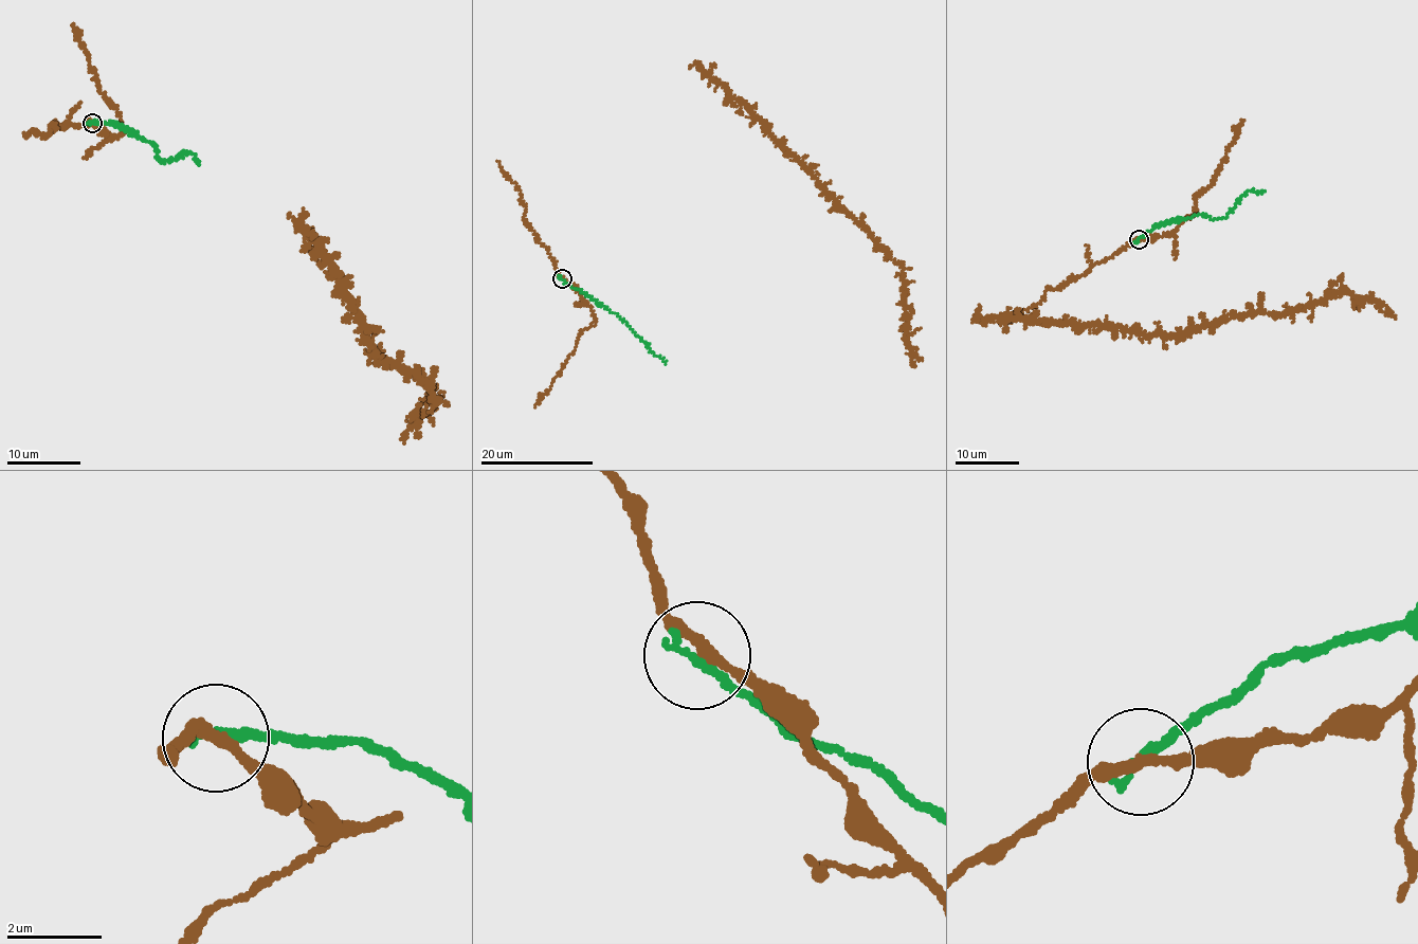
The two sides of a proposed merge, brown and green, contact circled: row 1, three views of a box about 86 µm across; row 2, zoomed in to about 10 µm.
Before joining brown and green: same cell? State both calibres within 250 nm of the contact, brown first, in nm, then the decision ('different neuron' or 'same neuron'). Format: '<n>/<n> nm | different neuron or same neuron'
200/200 nm | different neuron

